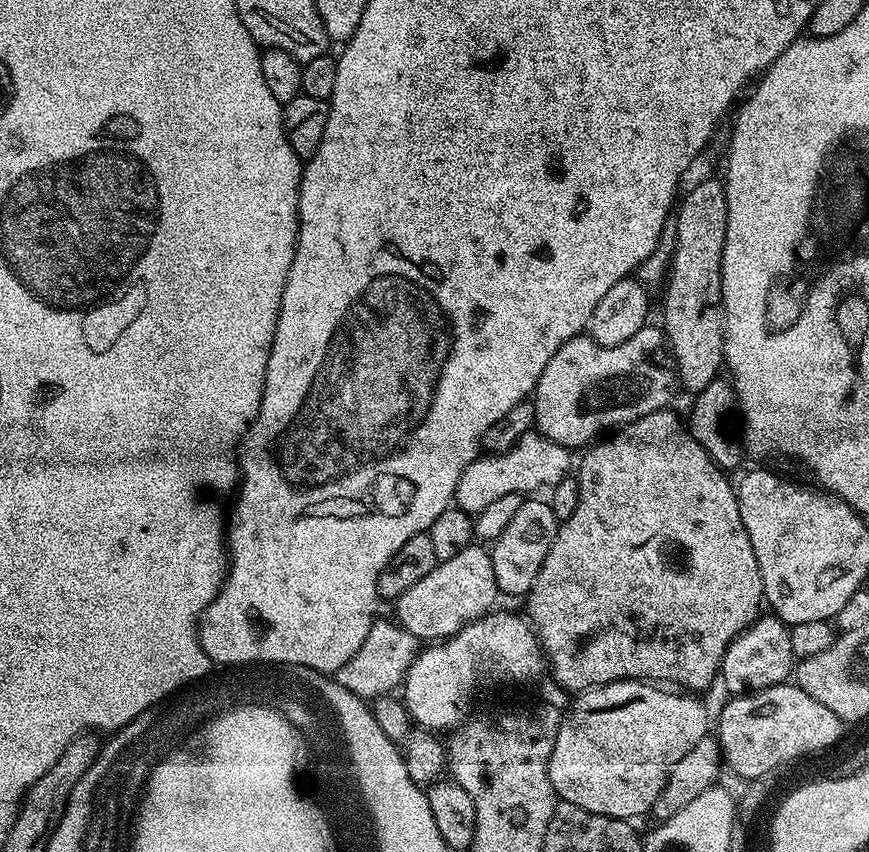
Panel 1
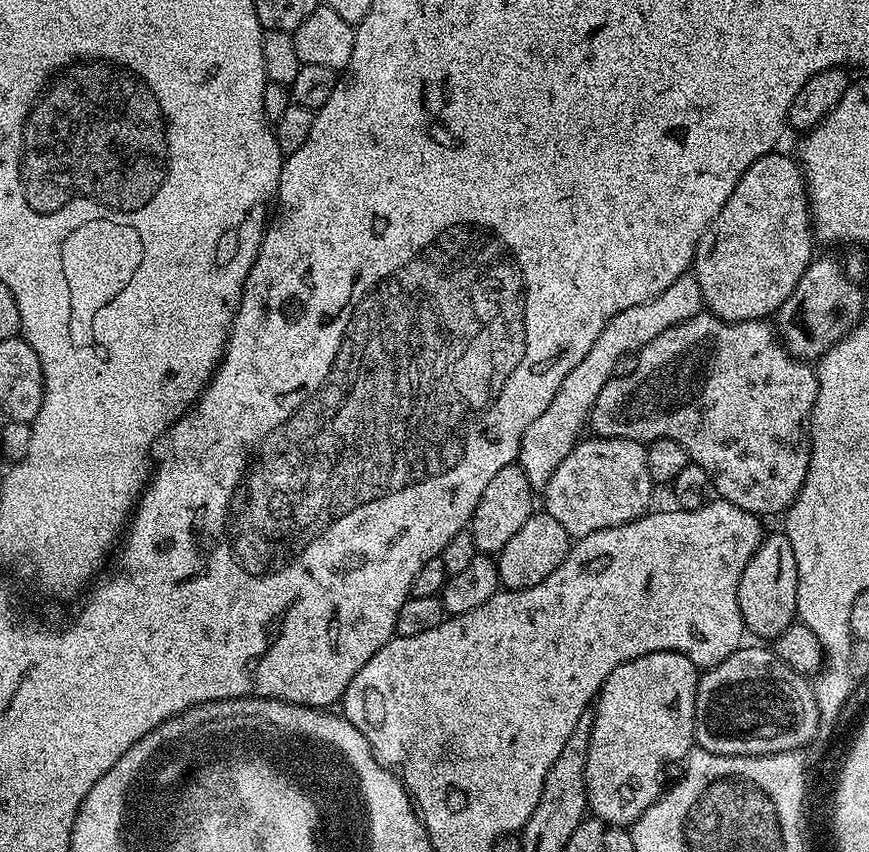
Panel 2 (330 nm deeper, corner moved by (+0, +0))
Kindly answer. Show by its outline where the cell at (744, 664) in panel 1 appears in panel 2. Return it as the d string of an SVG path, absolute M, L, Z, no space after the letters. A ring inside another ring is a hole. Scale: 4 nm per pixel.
M777 530L777 532L772 532L763 537L760 542L760 548L758 551L754 553L754 555L750 558L750 562L746 566L746 570L742 570L742 578L740 579L739 584L736 585L736 606L738 609L739 619L744 620L744 624L749 628L750 631L753 632L756 636L761 636L762 639L768 640L764 642L772 642L775 641L777 636L781 636L784 631L788 629L788 627L794 623L797 619L796 614L796 599L798 598L798 562L794 562L794 546L790 546L790 538L788 537L787 532L783 530Z

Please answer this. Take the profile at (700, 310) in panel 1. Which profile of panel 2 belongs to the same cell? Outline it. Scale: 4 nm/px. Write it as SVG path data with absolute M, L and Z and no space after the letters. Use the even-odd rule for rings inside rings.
M780 150L766 153L754 161L742 174L738 186L726 198L726 206L706 226L696 247L694 275L698 290L702 292L704 308L712 315L726 322L746 322L771 317L790 298L794 286L802 278L814 259L812 253L814 233L810 219L808 189L804 183L804 173L795 159L783 156Z

